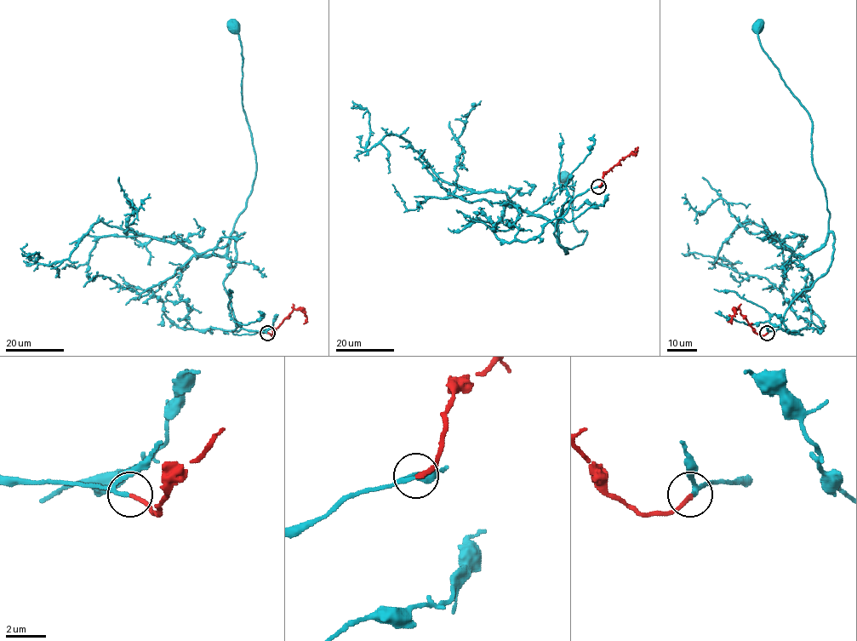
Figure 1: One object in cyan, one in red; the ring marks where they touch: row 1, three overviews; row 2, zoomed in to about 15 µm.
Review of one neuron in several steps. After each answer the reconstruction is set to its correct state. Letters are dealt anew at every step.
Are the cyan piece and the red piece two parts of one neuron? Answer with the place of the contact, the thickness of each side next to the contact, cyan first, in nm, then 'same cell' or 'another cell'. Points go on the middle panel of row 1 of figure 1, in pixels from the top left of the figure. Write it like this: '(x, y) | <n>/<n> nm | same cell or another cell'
(598, 186) | 140/200 nm | same cell

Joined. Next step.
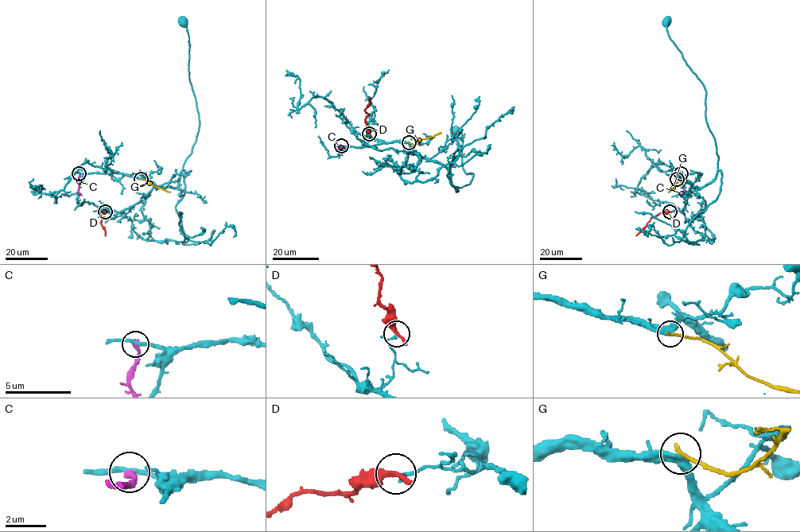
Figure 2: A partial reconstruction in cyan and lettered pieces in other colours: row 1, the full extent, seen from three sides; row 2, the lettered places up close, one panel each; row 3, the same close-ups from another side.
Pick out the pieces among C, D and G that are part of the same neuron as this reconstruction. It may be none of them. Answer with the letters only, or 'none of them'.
none of them

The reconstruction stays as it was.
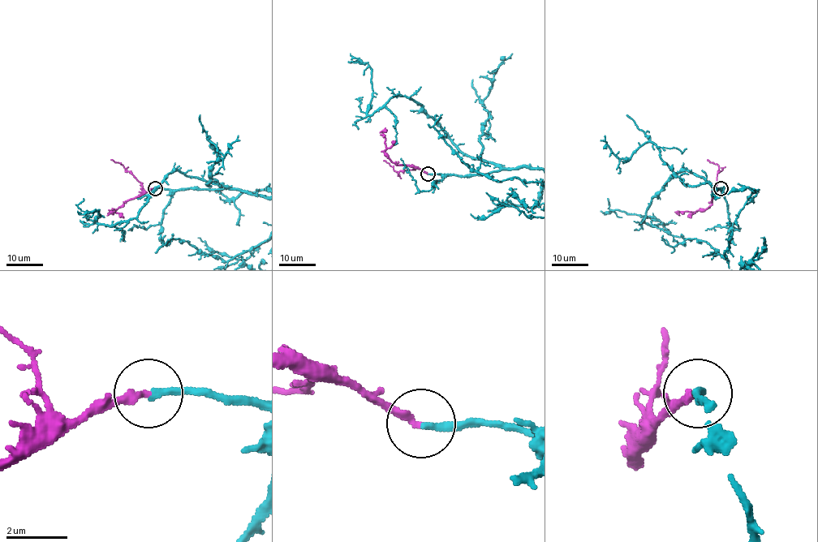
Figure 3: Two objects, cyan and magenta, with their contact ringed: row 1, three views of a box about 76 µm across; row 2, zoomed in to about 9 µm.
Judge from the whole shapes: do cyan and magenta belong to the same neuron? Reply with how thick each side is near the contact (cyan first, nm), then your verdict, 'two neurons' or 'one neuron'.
240/240 nm | one neuron

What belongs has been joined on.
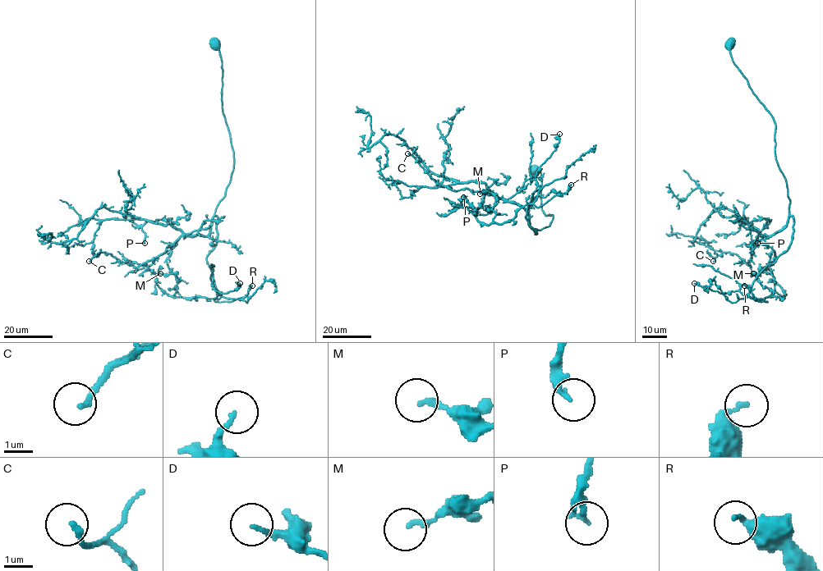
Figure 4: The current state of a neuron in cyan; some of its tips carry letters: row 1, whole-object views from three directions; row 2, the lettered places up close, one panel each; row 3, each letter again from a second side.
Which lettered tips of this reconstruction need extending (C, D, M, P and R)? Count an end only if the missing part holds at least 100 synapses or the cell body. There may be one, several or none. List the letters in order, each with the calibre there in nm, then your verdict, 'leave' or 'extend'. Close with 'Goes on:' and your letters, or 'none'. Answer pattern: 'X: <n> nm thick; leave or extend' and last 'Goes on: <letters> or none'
C: 160 nm thick; leave
D: 160 nm thick; leave
M: 190 nm thick; leave
P: 170 nm thick; leave
R: 160 nm thick; leave
Goes on: none

